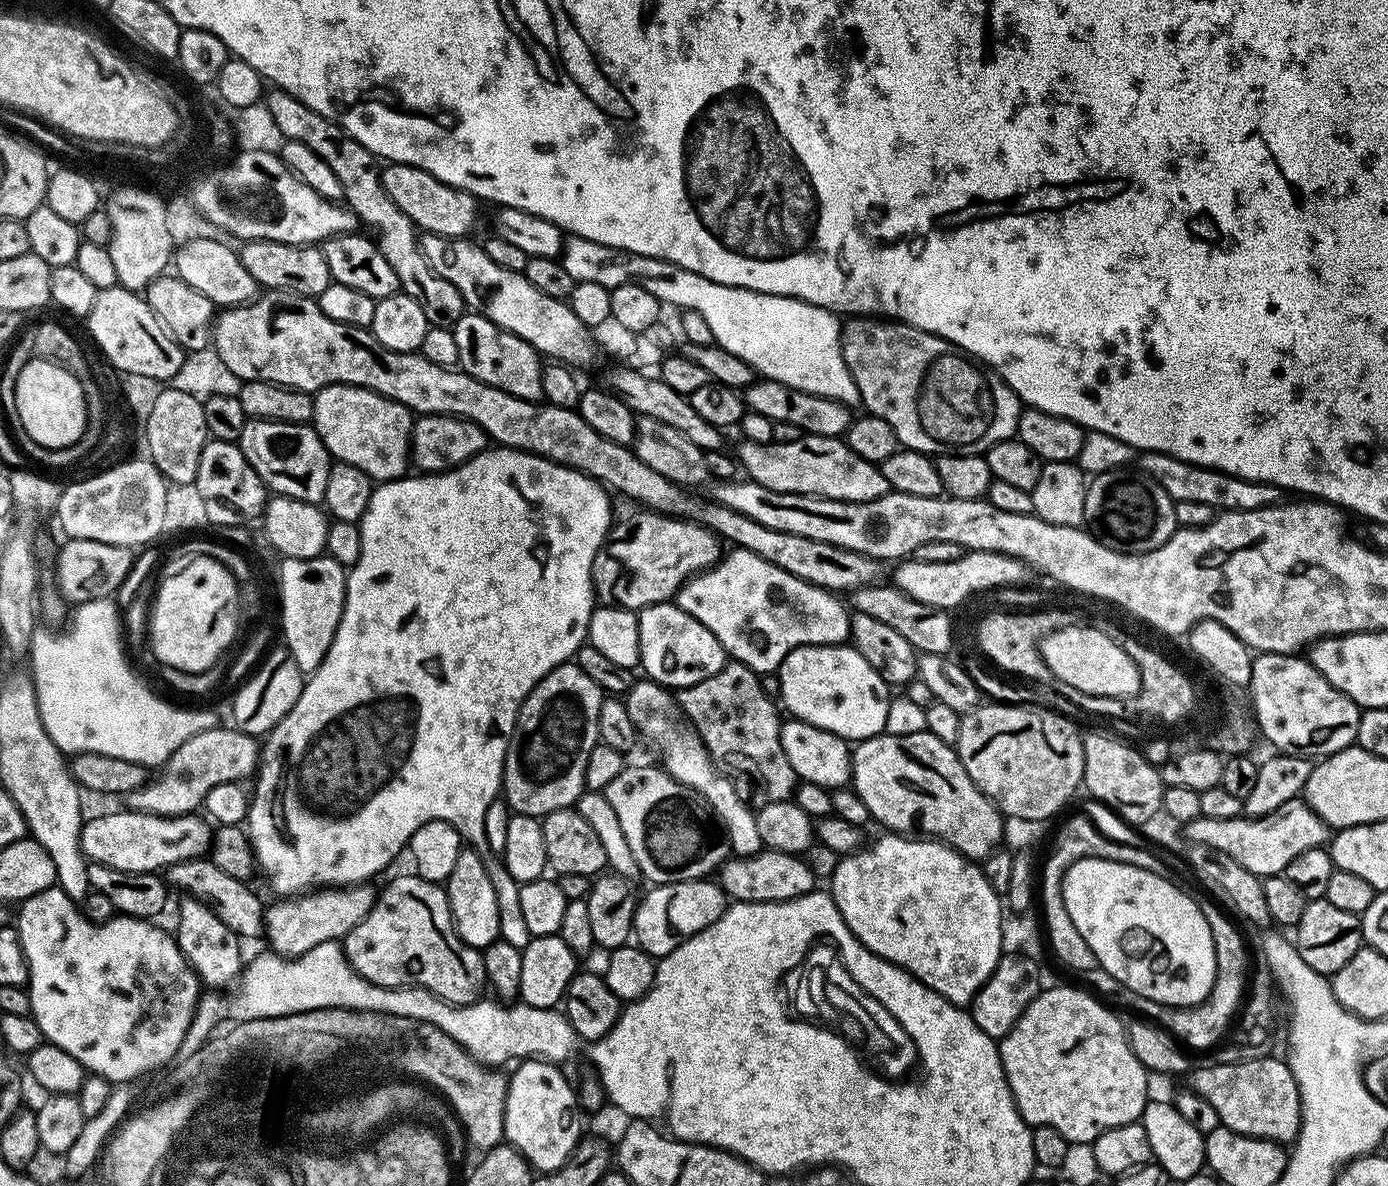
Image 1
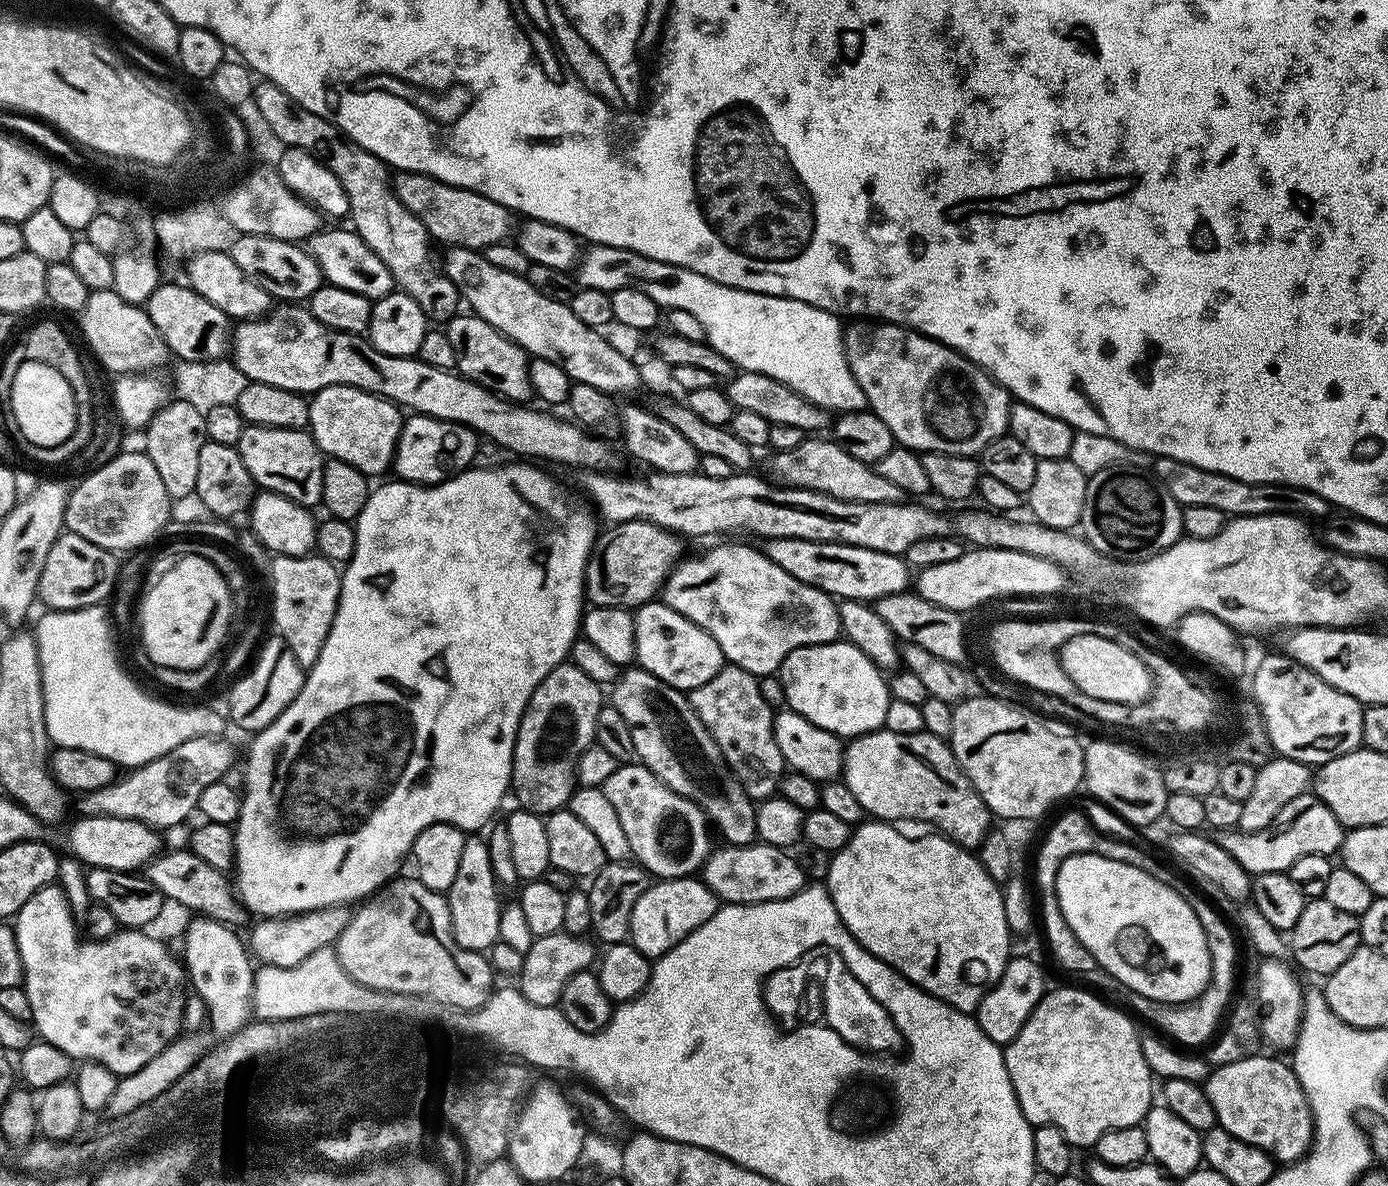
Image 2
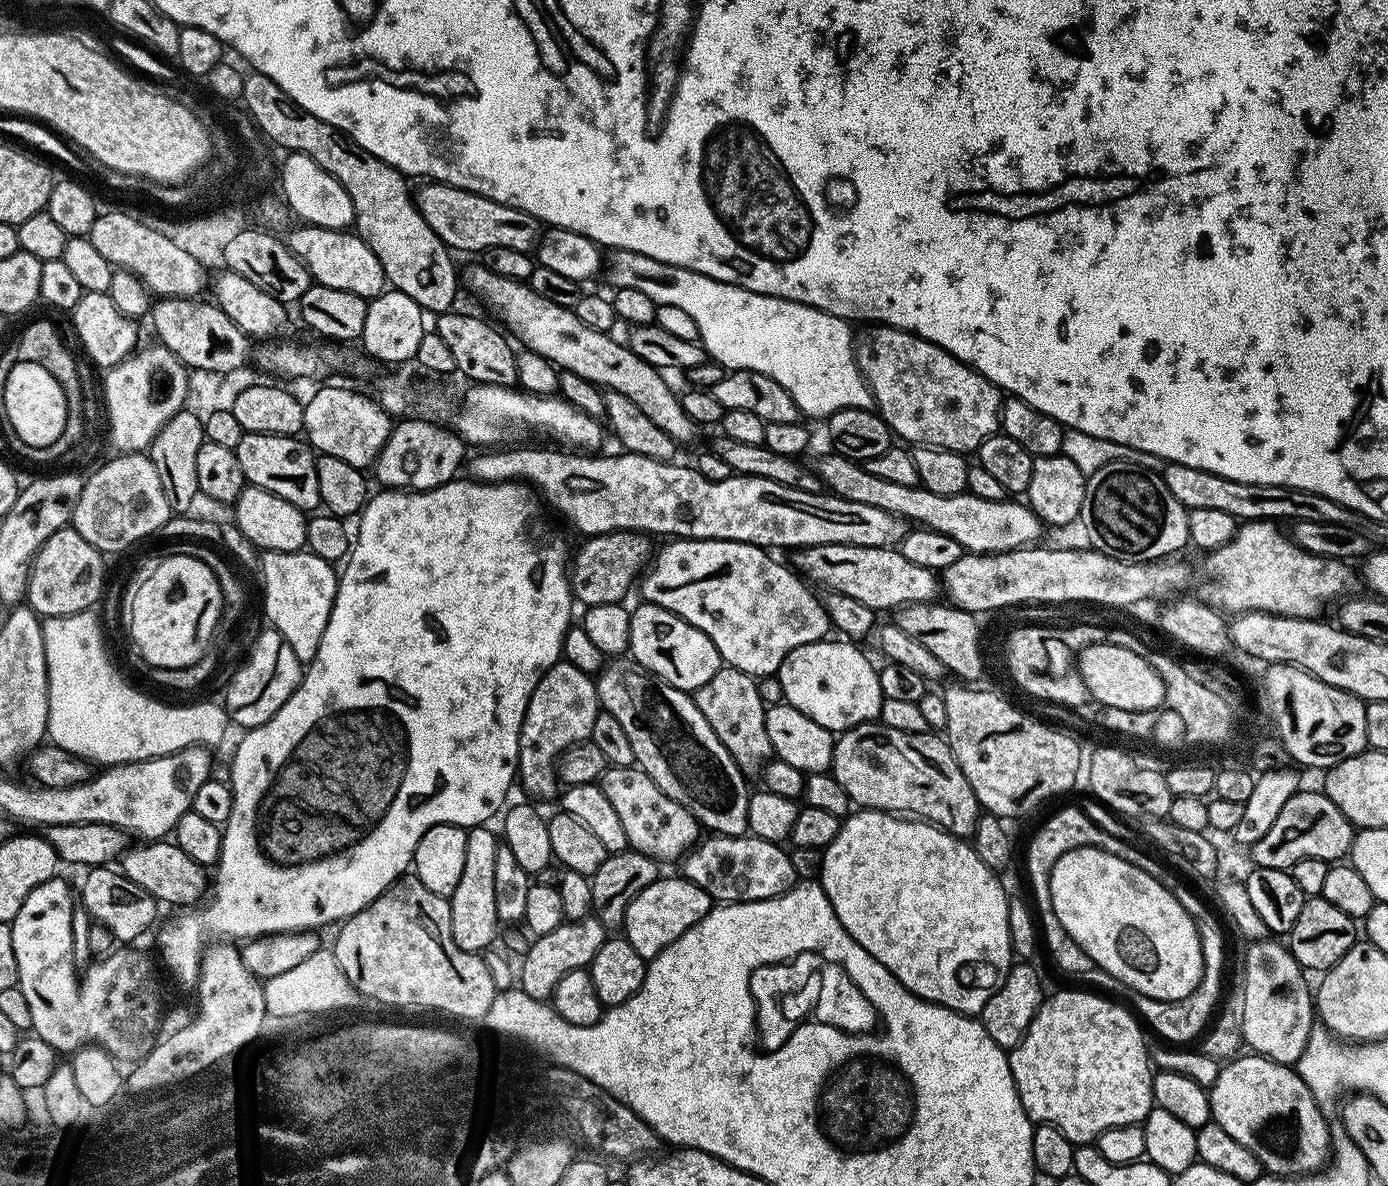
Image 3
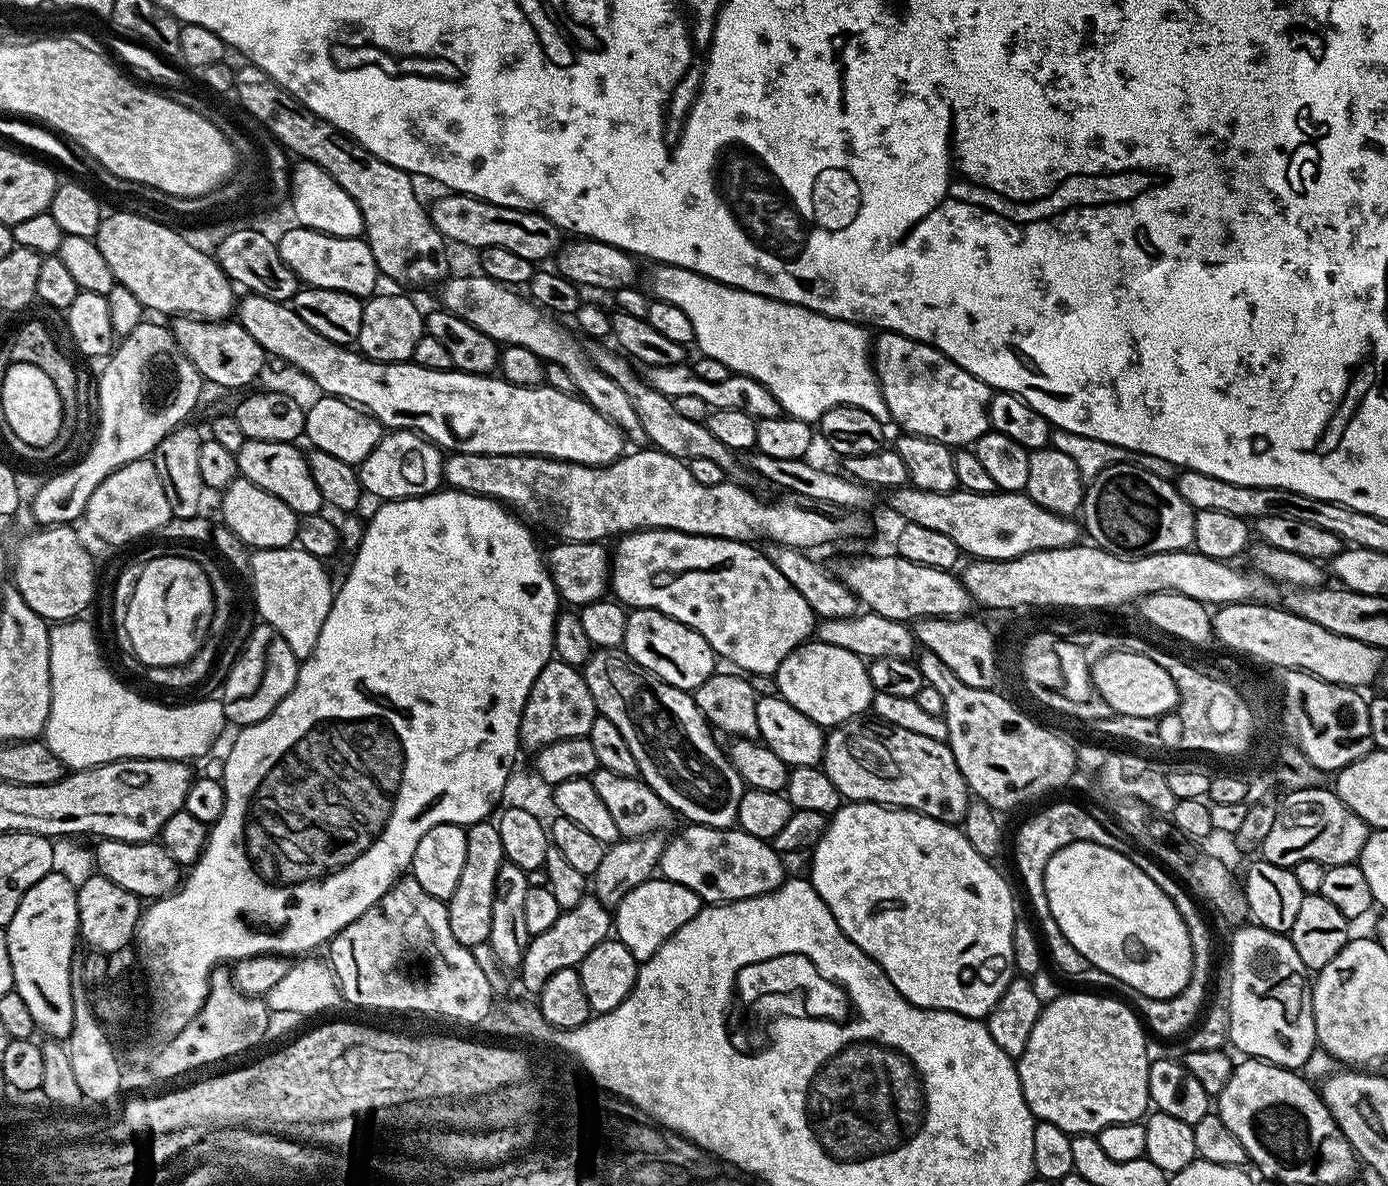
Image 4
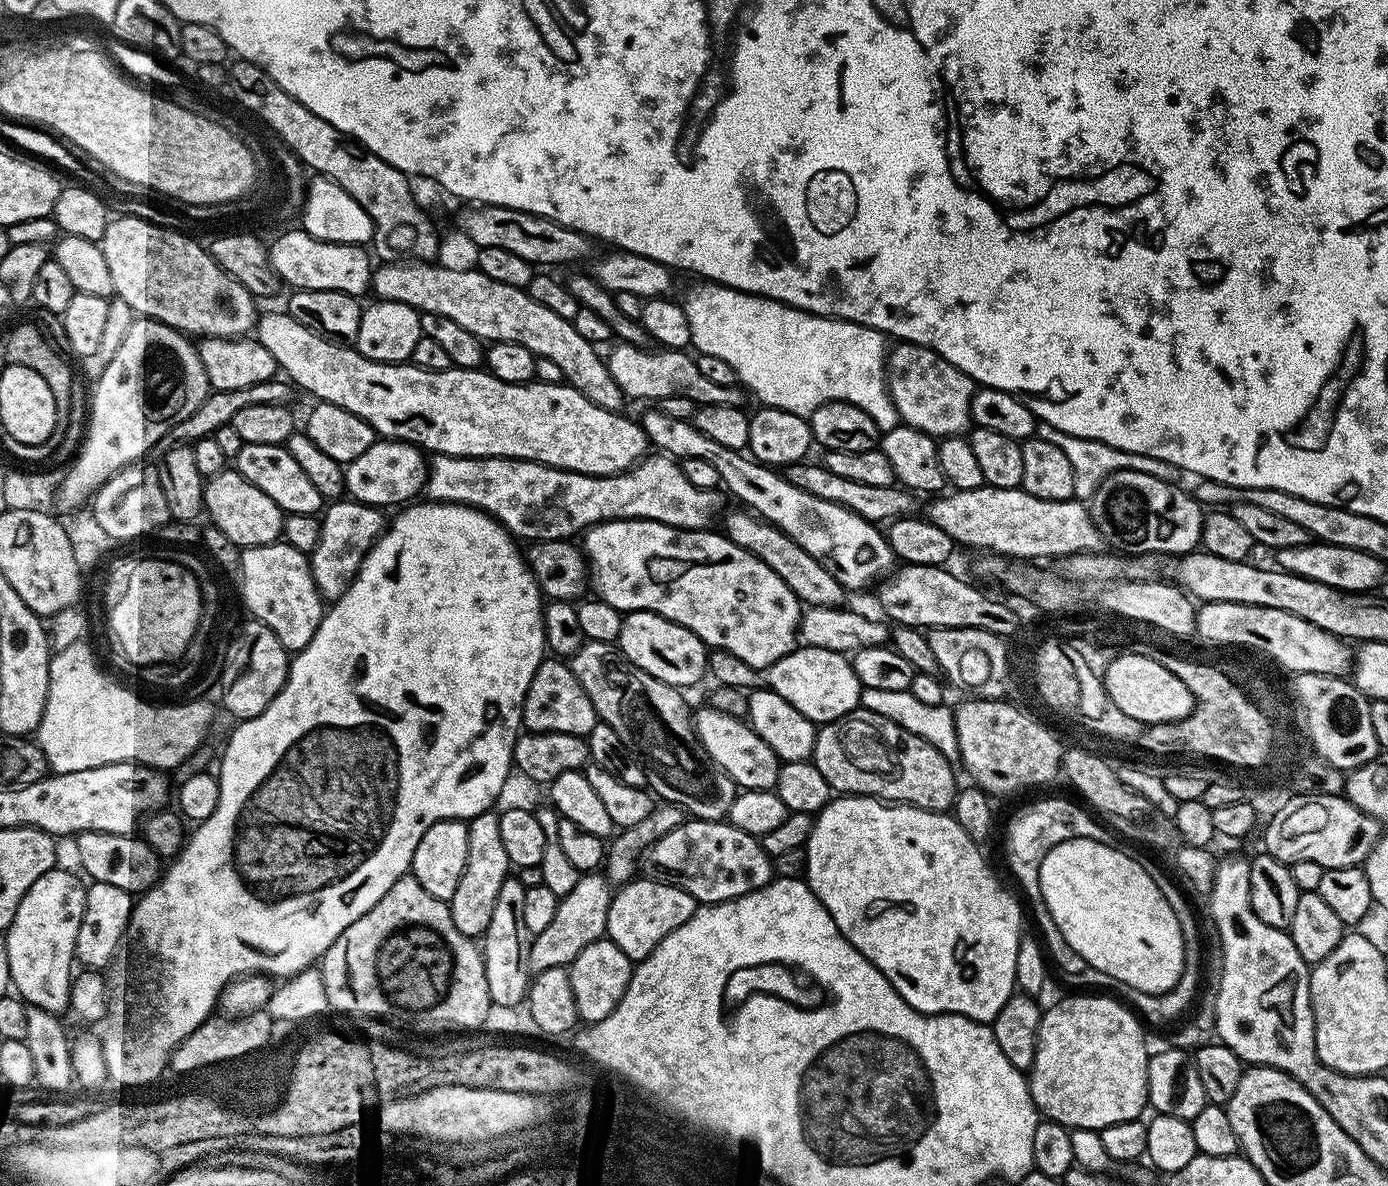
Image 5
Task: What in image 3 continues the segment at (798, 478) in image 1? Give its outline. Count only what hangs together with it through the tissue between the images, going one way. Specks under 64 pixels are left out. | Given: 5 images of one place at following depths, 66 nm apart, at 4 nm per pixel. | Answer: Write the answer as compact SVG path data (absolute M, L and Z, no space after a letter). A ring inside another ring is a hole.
M827 454L820 460L818 475L825 489L850 502L862 502L866 506L878 506L891 516L899 516L905 522L921 528L933 528L942 534L950 534L968 552L1009 552L1015 548L1027 548L1035 545L1043 532L1044 525L1027 503L1016 498L987 500L963 492L957 496L930 494L930 490L919 486L901 486L870 474L863 463L845 456Z

